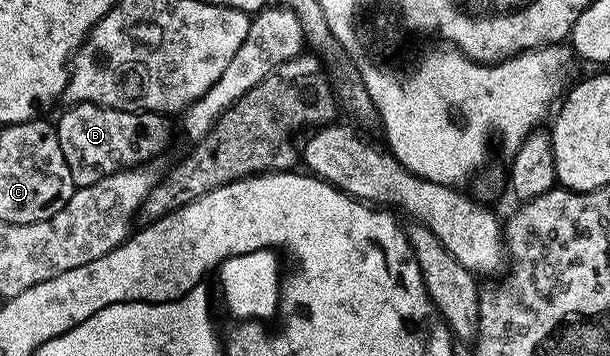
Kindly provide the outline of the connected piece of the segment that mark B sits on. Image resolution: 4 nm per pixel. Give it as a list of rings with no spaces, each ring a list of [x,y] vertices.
[[[78,102],[65,109],[69,110],[62,112],[55,125],[74,187],[90,186],[121,170],[152,163],[152,158],[159,157],[169,146],[168,117],[160,113],[116,110],[90,102]]]

